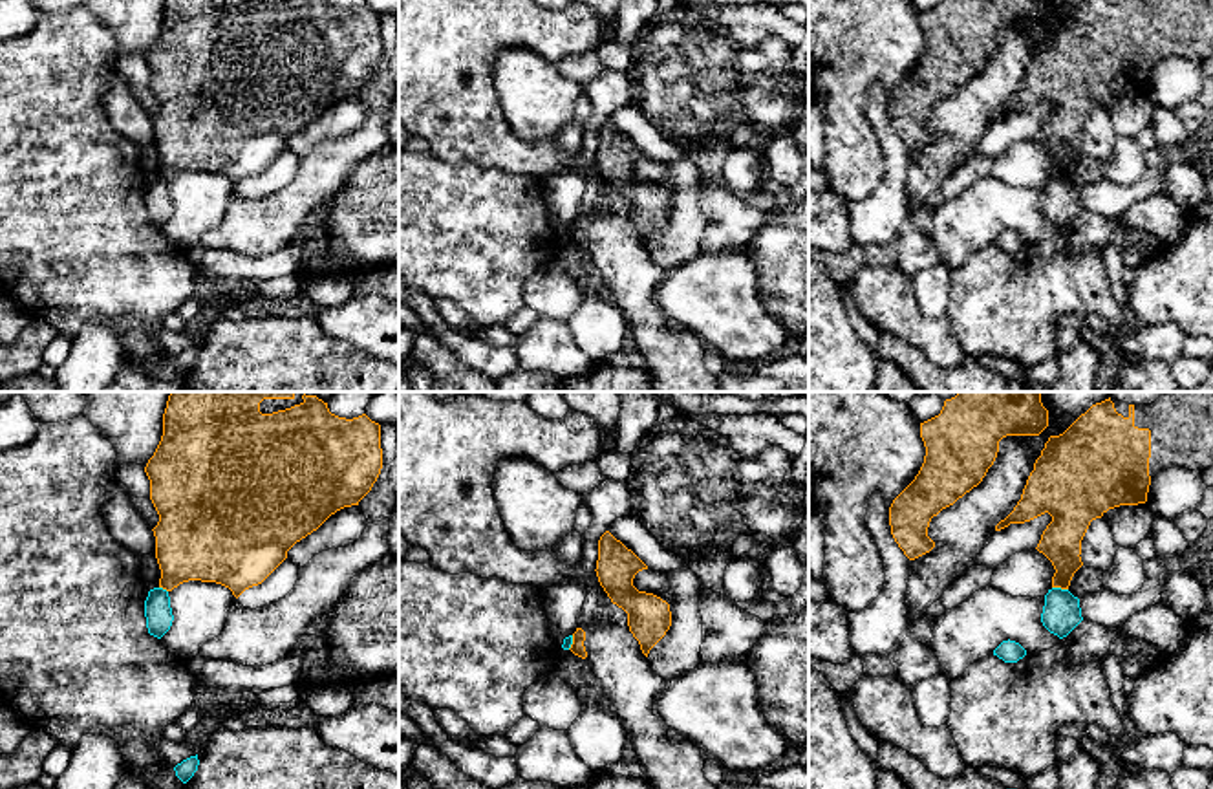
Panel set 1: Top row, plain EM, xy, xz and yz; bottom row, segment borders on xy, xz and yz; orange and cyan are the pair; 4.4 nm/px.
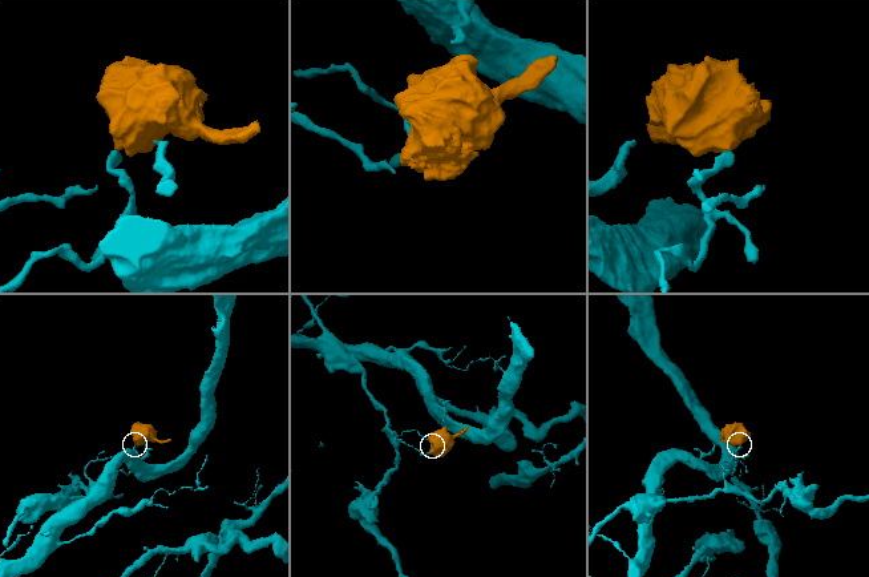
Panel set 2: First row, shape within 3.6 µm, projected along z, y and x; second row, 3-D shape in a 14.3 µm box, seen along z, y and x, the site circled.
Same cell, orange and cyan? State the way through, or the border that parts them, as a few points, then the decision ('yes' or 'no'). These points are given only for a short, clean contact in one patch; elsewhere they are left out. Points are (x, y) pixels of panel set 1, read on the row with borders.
along yz (1052, 586), (1067, 590) | no

